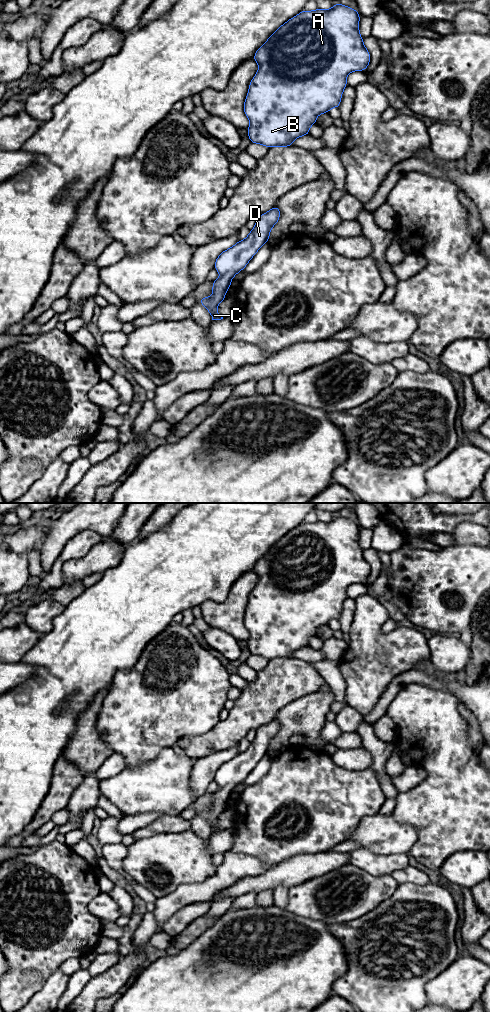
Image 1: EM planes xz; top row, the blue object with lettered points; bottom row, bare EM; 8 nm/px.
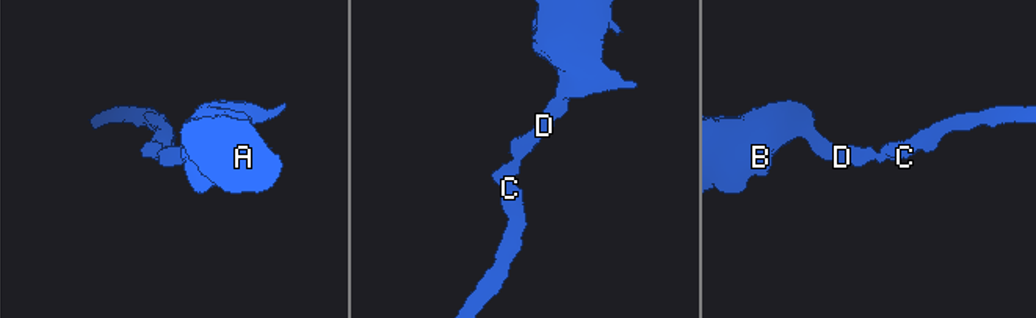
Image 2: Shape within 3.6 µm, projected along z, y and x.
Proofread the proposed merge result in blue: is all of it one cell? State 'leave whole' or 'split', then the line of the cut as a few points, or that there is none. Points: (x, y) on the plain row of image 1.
leave whole; no cut

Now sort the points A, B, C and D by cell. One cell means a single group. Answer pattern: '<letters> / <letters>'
A B C D

